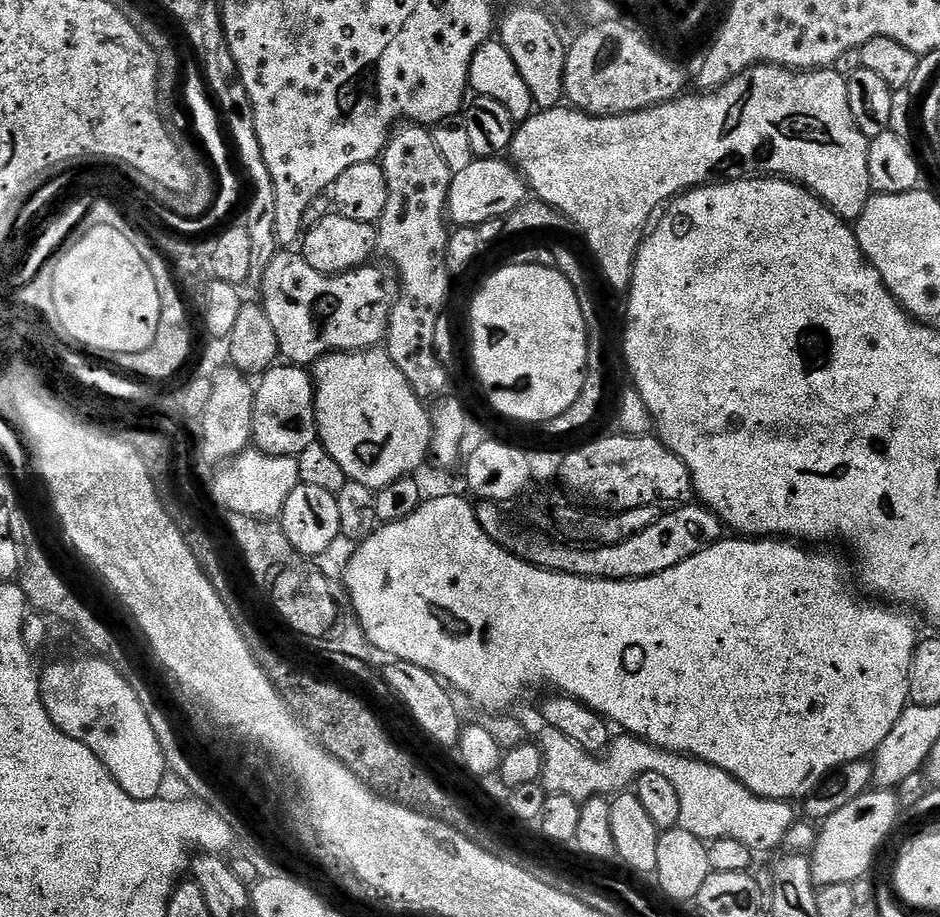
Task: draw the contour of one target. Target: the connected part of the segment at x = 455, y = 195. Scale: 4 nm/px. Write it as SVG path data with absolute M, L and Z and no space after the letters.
M473 158L466 170L452 174L448 191L448 220L456 228L475 228L490 219L507 218L529 196L530 189L515 164L504 158Z

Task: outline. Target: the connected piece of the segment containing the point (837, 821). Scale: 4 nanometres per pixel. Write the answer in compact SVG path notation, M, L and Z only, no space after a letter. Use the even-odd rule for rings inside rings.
M869 790L854 798L854 802L846 802L842 810L830 814L819 825L816 834L816 845L810 853L812 862L812 880L819 887L834 886L835 884L853 884L856 879L867 877L872 871L872 863L876 860L876 851L884 844L884 839L892 832L896 824L896 815L901 815L900 803L896 801L895 791Z

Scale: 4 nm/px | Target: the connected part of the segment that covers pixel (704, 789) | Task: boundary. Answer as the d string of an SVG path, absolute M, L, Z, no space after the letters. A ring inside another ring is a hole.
M548 728L538 739L538 747L543 760L540 780L545 792L557 796L566 794L581 802L601 794L616 794L635 785L642 774L662 774L678 793L680 819L679 827L690 830L699 840L711 842L718 838L735 838L750 846L754 854L770 852L780 848L790 826L795 823L791 803L783 800L764 799L742 786L726 770L710 766L693 756L683 756L680 752L665 752L637 736L620 734L608 746L608 751L599 756L570 742L566 734L556 728Z

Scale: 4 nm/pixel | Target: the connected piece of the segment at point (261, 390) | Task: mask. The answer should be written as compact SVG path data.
M287 362L273 366L259 377L254 391L252 444L255 447L271 456L298 457L306 446L317 443L316 386L307 367Z

